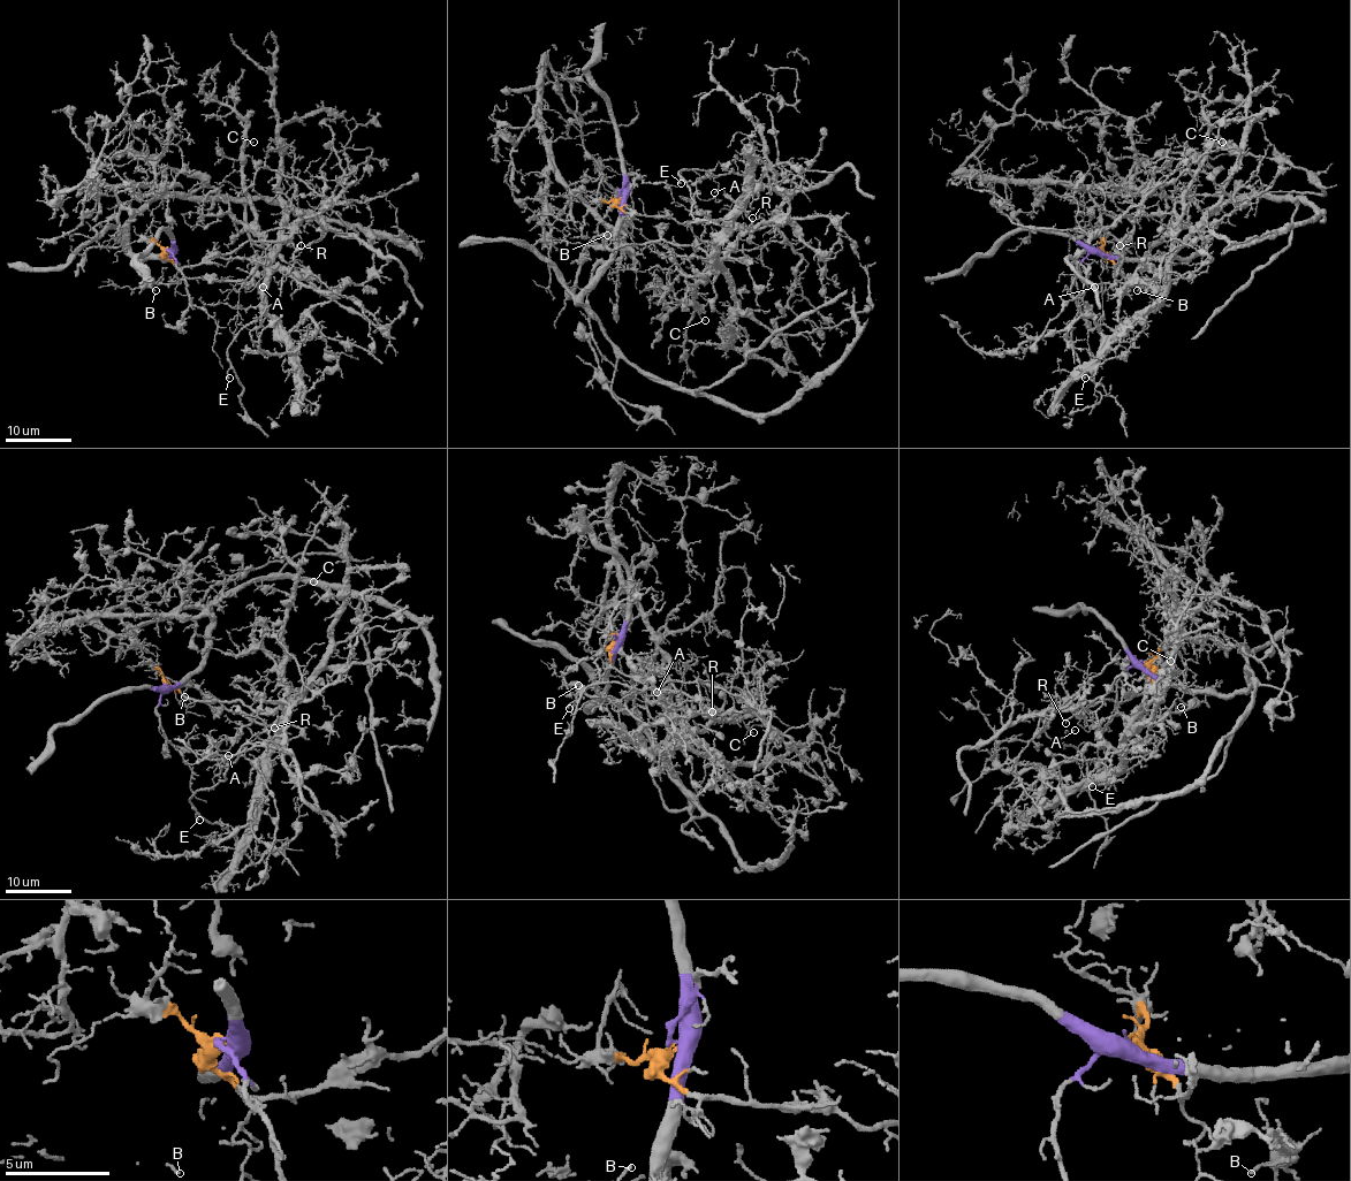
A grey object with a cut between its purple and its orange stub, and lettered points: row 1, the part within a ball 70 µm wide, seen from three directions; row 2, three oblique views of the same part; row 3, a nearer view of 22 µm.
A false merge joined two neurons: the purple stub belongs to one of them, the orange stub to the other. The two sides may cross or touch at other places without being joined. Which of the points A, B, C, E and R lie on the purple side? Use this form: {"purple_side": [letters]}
{"purple_side": ["B", "C"]}

